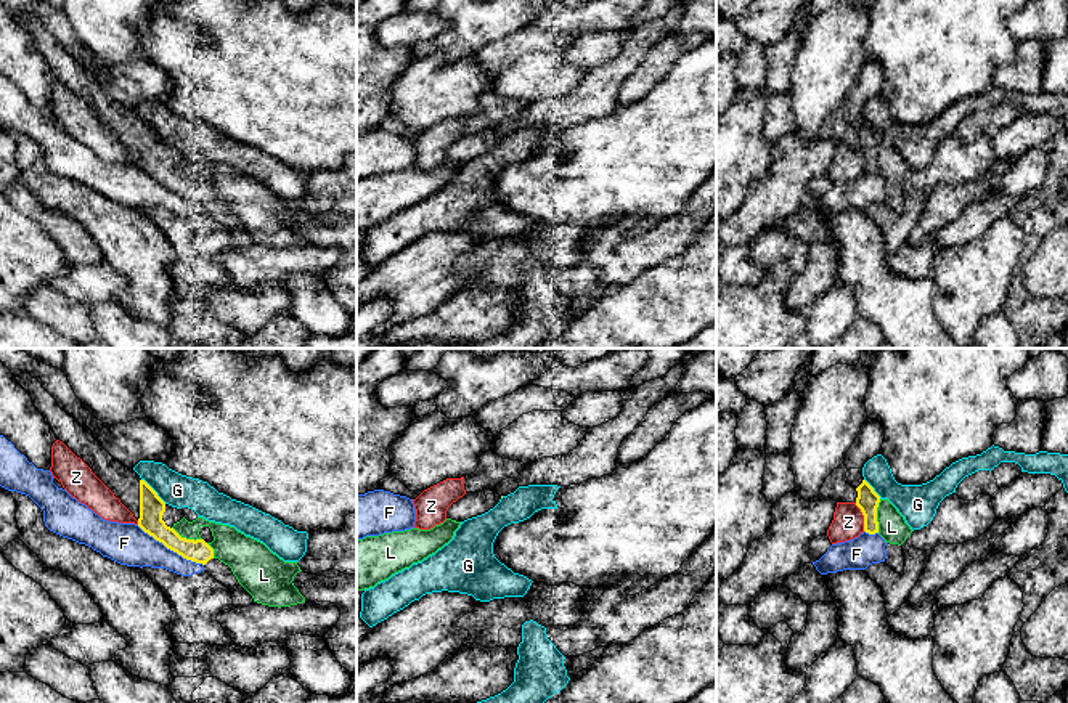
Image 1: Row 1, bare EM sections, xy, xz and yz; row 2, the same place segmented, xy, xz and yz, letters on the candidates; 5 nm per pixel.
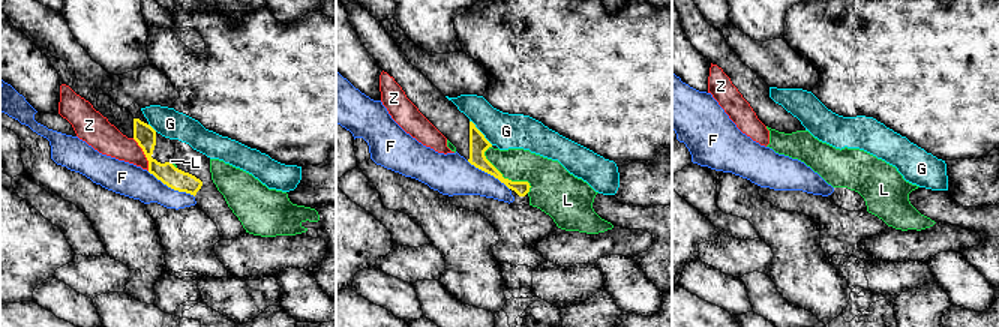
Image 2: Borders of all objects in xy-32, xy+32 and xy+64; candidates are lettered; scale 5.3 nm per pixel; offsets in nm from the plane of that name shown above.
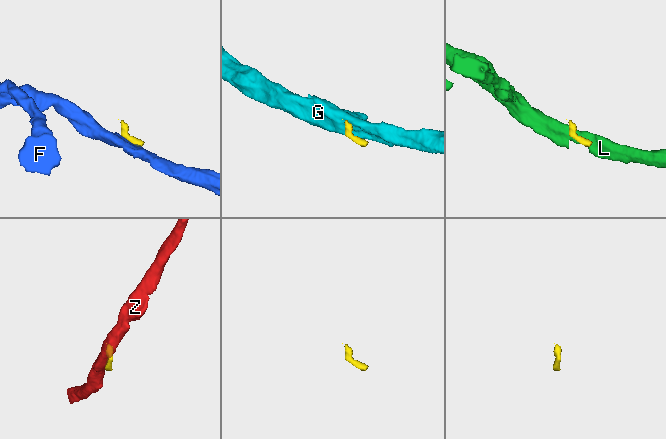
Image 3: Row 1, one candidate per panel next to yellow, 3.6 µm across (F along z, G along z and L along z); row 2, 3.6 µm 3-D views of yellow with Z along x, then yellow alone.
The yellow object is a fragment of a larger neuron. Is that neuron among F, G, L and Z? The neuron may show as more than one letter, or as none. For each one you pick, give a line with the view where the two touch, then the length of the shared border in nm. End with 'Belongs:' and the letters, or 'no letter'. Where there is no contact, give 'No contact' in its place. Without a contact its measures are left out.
Belongs: no letter

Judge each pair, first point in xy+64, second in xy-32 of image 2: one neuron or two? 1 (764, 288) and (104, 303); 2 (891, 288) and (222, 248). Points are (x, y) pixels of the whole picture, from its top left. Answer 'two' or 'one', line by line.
1: one
2: two

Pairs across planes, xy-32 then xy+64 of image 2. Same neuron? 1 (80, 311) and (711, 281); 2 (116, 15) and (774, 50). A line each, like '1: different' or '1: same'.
1: same
2: different

